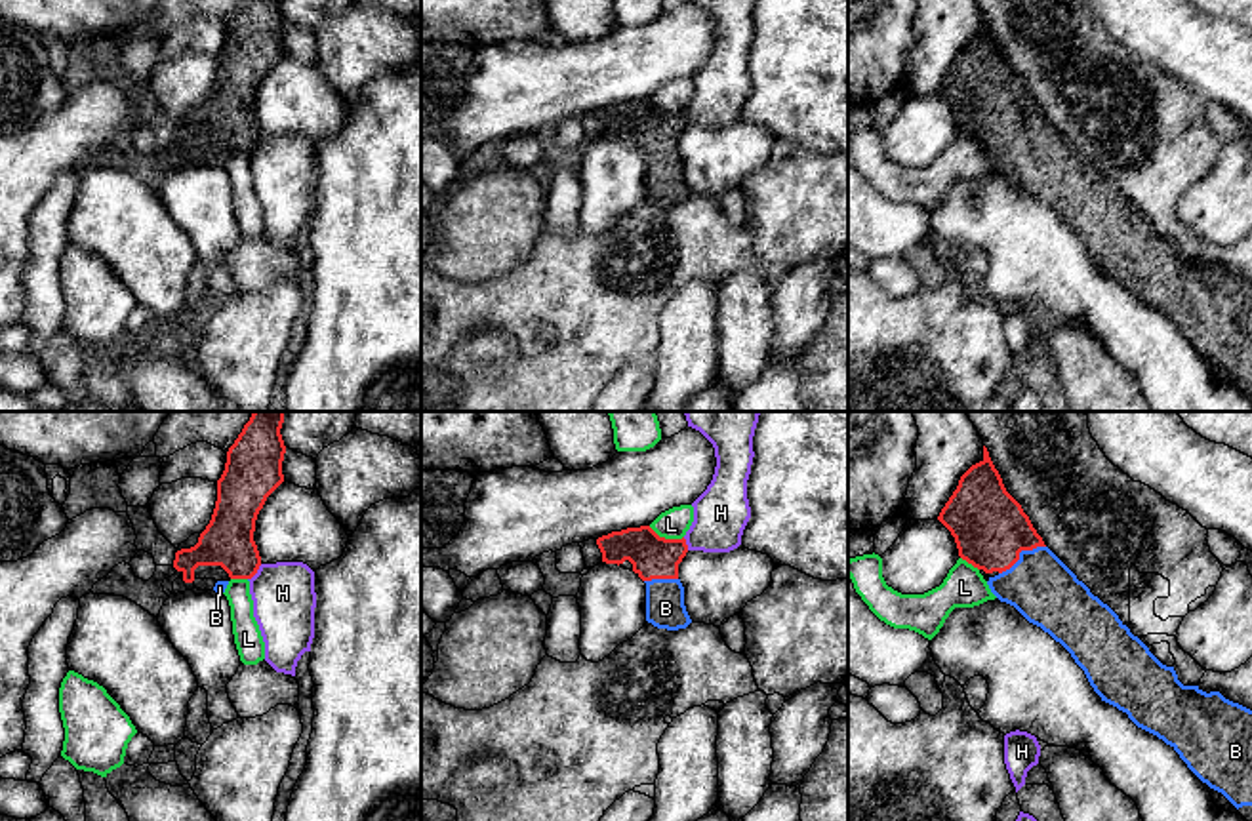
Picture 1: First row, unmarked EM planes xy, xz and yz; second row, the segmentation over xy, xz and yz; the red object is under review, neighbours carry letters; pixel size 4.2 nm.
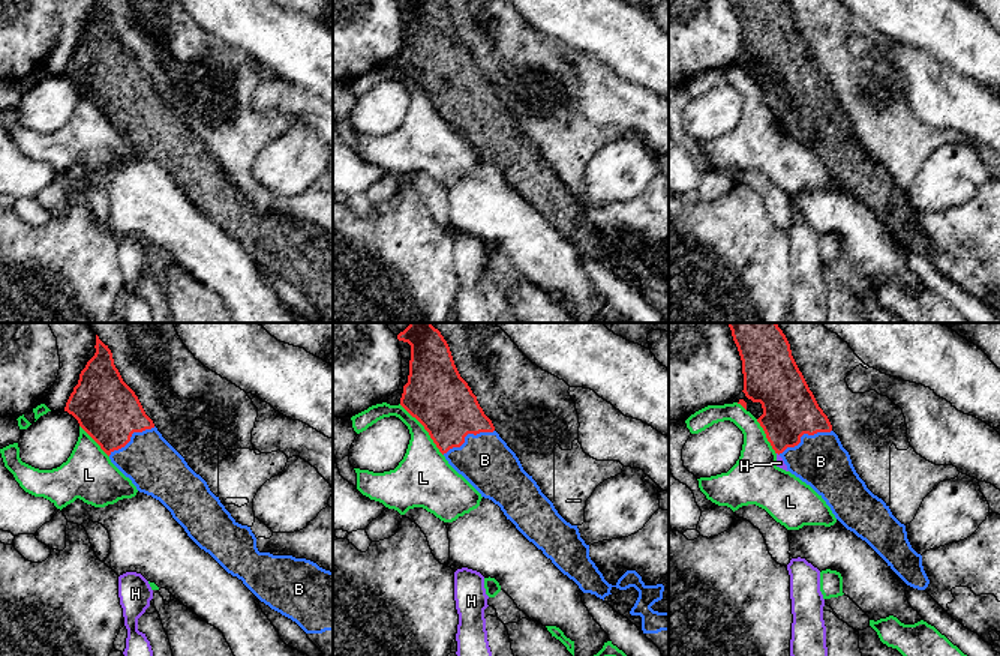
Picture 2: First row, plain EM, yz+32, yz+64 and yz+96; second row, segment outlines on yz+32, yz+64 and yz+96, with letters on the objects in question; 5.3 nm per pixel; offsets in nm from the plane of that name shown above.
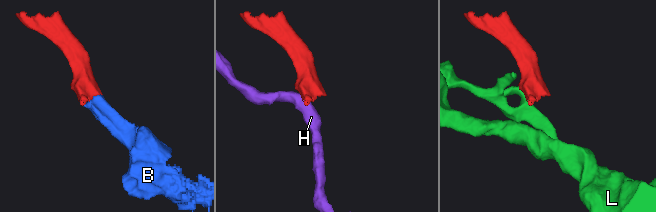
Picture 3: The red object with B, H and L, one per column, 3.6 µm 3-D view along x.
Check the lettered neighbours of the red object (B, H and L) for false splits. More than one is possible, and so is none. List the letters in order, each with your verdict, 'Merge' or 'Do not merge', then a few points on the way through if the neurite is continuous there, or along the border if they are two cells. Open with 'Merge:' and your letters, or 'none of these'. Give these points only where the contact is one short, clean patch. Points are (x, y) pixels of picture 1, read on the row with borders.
Merge: B
B: Merge. Path across: yz (989, 526), (1020, 551), (1029, 576), (1039, 585)
H: Do not merge. Boundary: xy (262, 564), (250, 580)
L: Do not merge. Boundary: xz (648, 526), (660, 536), (683, 538)

